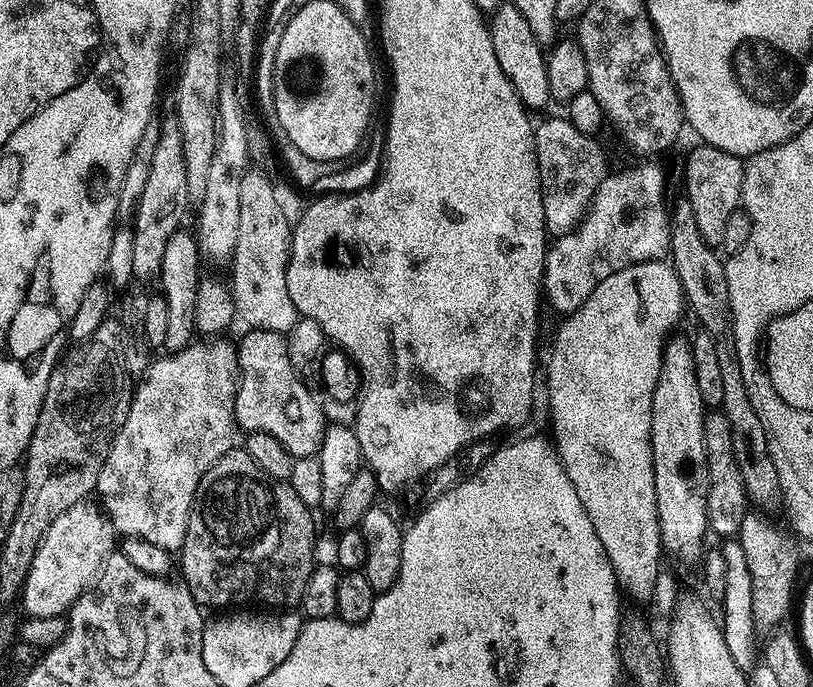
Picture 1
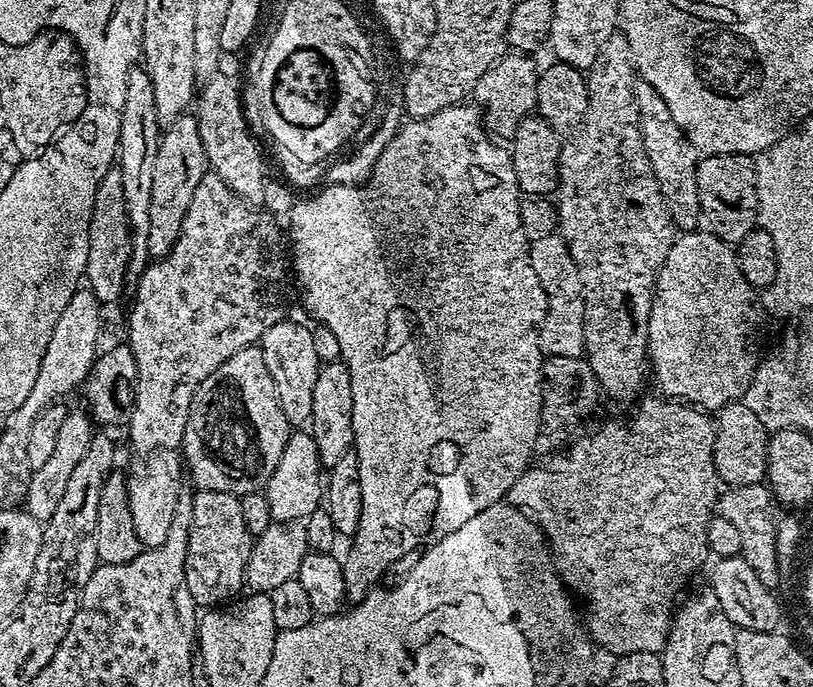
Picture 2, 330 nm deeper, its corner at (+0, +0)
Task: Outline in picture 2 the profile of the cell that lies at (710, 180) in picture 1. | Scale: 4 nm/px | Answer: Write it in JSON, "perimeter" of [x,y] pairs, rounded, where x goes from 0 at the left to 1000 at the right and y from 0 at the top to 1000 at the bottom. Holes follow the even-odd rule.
{"perimeter":[[[921,223],[866,227],[859,242],[859,294],[870,336],[907,357],[932,330],[932,253],[929,231]]]}

